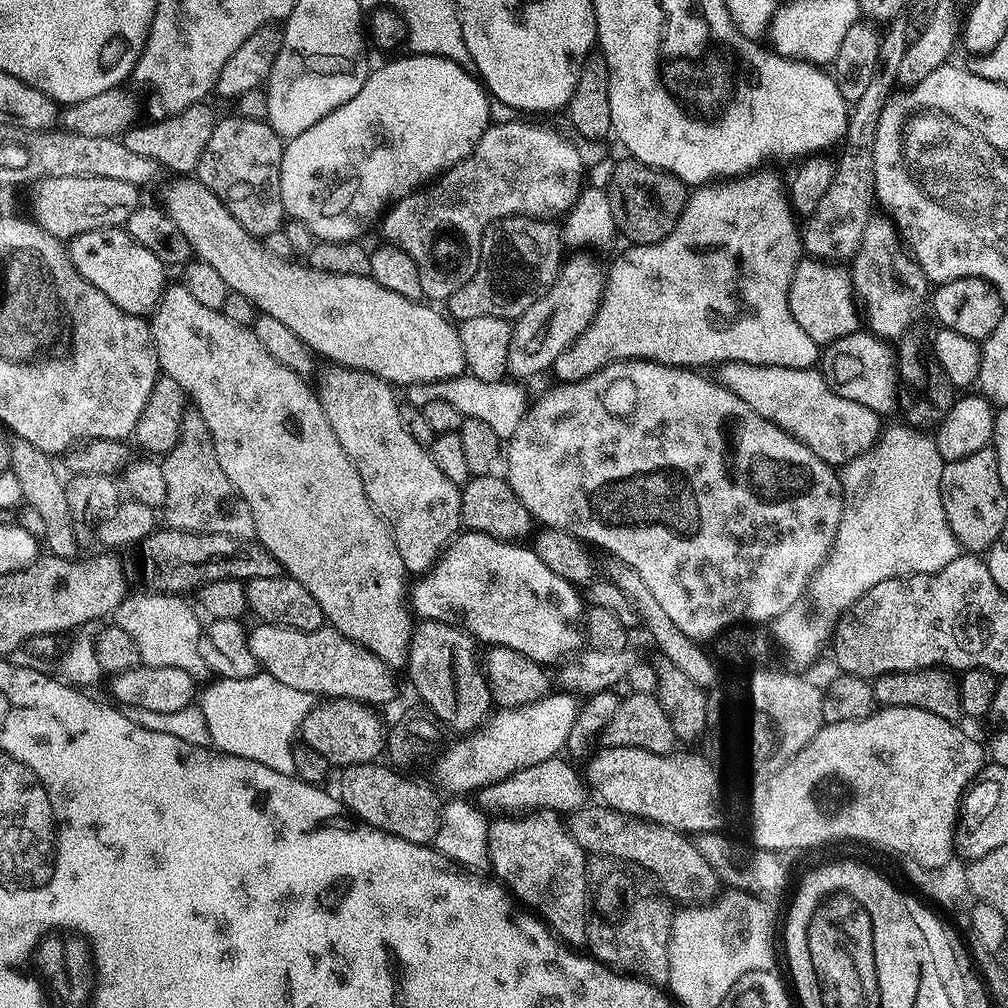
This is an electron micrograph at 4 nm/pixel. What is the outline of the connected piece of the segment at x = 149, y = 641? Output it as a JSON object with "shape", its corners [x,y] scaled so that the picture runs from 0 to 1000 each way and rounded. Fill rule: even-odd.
{"shape":[[[170,588],[133,589],[116,598],[111,610],[114,622],[124,625],[136,638],[139,656],[149,661],[176,661],[188,665],[195,660],[195,633],[200,626],[199,616],[182,596]],[[192,660],[192,661],[191,661]]]}

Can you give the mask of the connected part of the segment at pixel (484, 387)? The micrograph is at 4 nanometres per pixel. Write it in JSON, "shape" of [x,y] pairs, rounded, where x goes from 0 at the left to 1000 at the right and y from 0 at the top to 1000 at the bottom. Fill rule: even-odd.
{"shape":[[[461,371],[446,377],[436,377],[431,381],[406,381],[403,385],[403,397],[418,407],[425,399],[446,399],[446,403],[454,406],[454,411],[482,419],[498,438],[503,438],[510,427],[514,427],[522,410],[519,387],[512,381],[504,380],[503,376],[498,376],[493,381],[477,381],[473,373]]]}

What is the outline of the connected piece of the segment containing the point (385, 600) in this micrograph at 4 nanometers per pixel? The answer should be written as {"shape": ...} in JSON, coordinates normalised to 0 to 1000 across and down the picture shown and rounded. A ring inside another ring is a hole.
{"shape":[[[250,326],[246,331],[246,373],[234,373],[230,377],[230,385],[226,385],[226,373],[218,373],[214,369],[214,385],[206,385],[206,393],[194,393],[189,397],[193,400],[198,397],[198,401],[193,404],[193,408],[202,405],[202,410],[198,413],[204,419],[204,423],[210,432],[212,438],[212,450],[216,450],[216,462],[224,469],[224,474],[232,478],[232,486],[244,494],[244,502],[248,502],[248,510],[252,510],[252,522],[254,523],[254,536],[262,545],[274,555],[279,564],[285,570],[291,571],[308,589],[312,592],[312,597],[319,601],[319,609],[322,616],[328,622],[334,623],[345,635],[350,635],[352,639],[357,639],[365,647],[377,654],[378,658],[384,660],[386,664],[400,664],[405,658],[405,646],[408,641],[409,626],[411,624],[411,608],[407,602],[407,579],[403,574],[401,559],[391,542],[389,532],[385,529],[385,522],[381,519],[376,510],[369,505],[367,494],[363,494],[363,486],[359,482],[359,474],[355,474],[355,466],[351,466],[351,458],[339,446],[331,427],[321,410],[321,404],[317,401],[316,392],[306,382],[307,378],[301,373],[297,373],[292,367],[280,363],[272,355],[268,355],[268,349],[260,342]],[[242,377],[242,385],[234,385]]]}

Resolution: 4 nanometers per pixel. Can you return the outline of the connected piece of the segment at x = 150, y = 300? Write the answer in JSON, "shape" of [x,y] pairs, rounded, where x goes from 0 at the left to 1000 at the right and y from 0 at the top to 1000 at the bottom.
{"shape":[[[122,225],[98,226],[72,234],[69,253],[77,272],[101,288],[109,300],[134,313],[146,314],[154,310],[165,285],[165,264],[152,250],[145,248],[145,244],[133,240],[131,233]]]}

